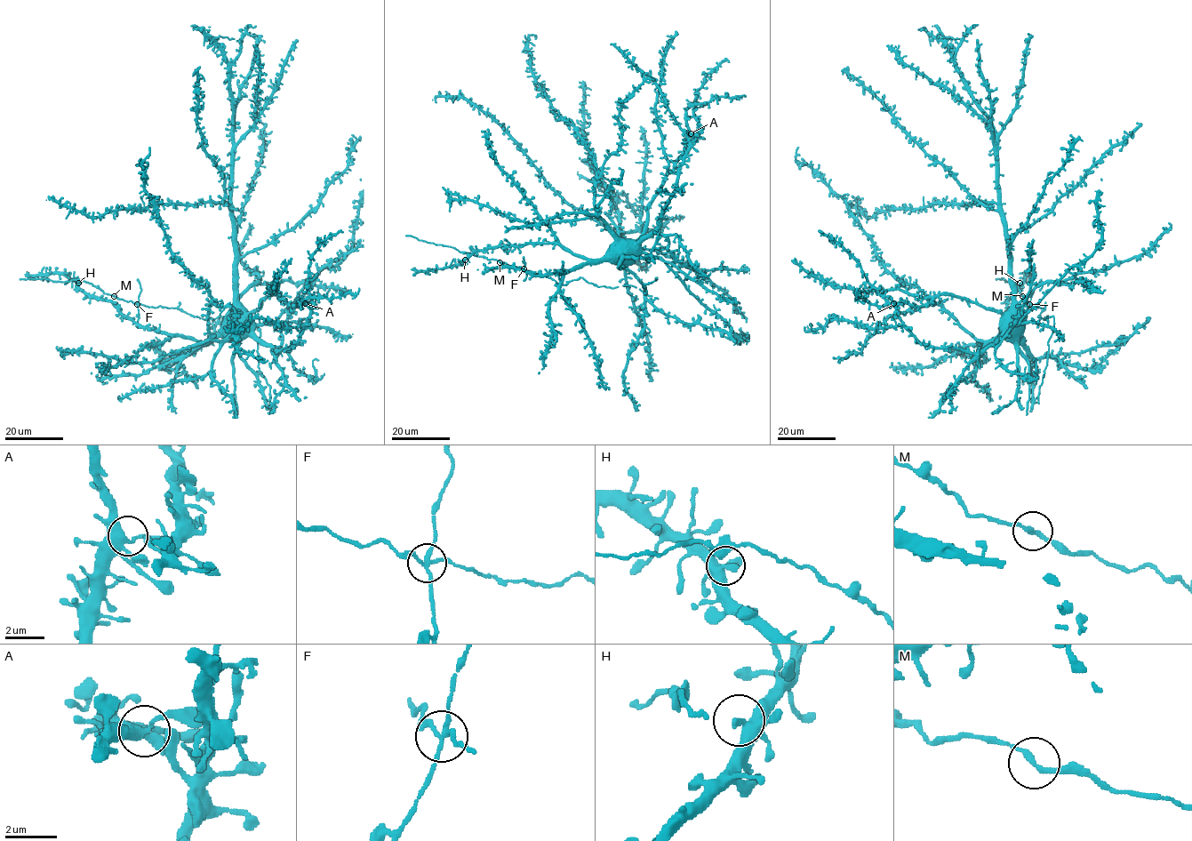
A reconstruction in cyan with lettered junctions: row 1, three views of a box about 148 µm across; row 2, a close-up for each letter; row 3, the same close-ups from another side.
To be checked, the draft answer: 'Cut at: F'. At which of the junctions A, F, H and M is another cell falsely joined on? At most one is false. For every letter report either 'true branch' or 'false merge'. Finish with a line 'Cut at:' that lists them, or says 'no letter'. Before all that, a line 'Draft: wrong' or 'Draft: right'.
Draft: right
A: true branch
F: false merge
H: true branch
M: true branch
Cut at: F

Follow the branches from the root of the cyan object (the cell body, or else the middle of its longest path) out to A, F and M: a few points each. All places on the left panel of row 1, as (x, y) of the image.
A: (233, 327), (241, 318), (258, 308), (266, 297), (277, 295), (292, 307), (305, 303)
F: (233, 327), (226, 327), (205, 341), (156, 332), (138, 326), (110, 301), (90, 299), (77, 281), (137, 304)
M: (233, 327), (205, 341), (156, 332), (138, 326), (110, 301), (90, 299), (77, 281), (114, 295)

